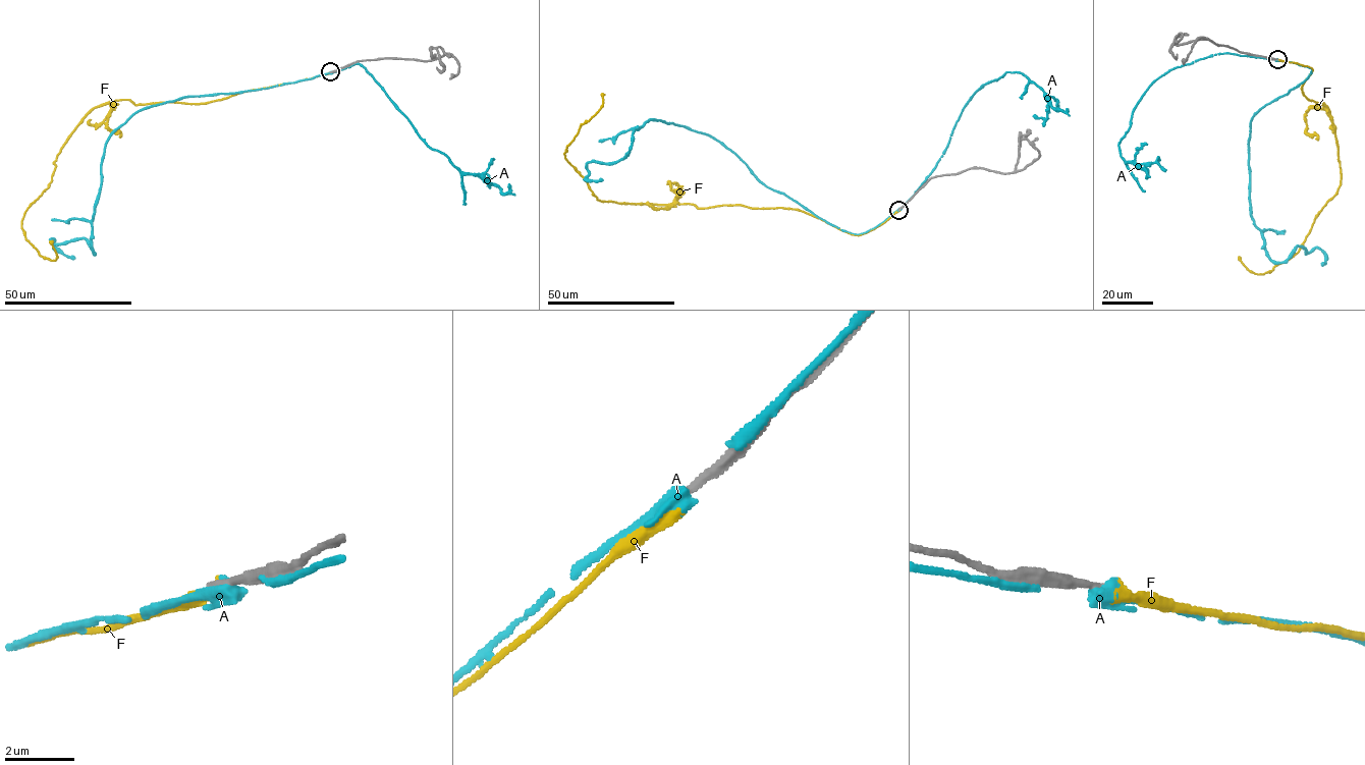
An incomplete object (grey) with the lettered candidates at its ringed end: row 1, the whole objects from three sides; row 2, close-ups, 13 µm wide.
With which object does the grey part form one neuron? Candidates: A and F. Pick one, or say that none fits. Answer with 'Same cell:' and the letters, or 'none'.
Same cell: none

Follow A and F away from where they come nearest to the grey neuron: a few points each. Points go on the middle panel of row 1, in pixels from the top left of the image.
A: (899, 209), (845, 231), (707, 134), (652, 119), (621, 160), (589, 162), (587, 179), (603, 179)
F: (898, 210), (875, 228), (854, 234), (788, 208), (603, 202), (564, 154), (581, 124), (598, 110), (604, 94)

